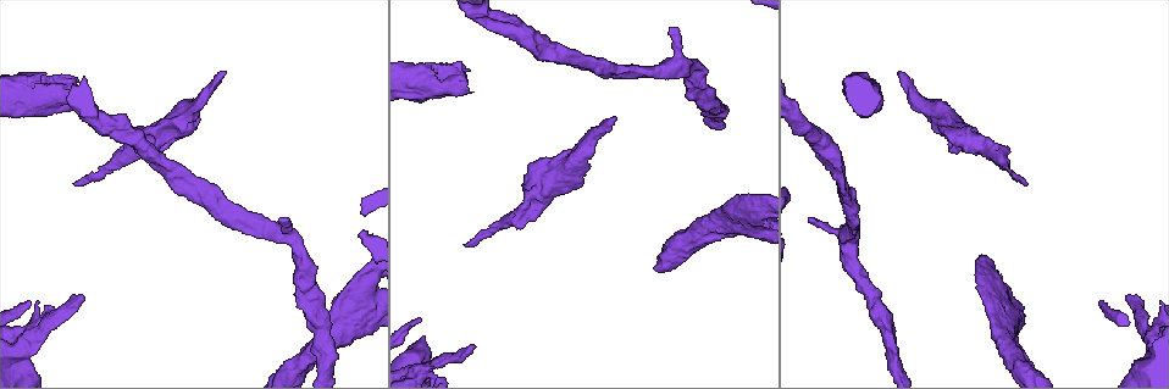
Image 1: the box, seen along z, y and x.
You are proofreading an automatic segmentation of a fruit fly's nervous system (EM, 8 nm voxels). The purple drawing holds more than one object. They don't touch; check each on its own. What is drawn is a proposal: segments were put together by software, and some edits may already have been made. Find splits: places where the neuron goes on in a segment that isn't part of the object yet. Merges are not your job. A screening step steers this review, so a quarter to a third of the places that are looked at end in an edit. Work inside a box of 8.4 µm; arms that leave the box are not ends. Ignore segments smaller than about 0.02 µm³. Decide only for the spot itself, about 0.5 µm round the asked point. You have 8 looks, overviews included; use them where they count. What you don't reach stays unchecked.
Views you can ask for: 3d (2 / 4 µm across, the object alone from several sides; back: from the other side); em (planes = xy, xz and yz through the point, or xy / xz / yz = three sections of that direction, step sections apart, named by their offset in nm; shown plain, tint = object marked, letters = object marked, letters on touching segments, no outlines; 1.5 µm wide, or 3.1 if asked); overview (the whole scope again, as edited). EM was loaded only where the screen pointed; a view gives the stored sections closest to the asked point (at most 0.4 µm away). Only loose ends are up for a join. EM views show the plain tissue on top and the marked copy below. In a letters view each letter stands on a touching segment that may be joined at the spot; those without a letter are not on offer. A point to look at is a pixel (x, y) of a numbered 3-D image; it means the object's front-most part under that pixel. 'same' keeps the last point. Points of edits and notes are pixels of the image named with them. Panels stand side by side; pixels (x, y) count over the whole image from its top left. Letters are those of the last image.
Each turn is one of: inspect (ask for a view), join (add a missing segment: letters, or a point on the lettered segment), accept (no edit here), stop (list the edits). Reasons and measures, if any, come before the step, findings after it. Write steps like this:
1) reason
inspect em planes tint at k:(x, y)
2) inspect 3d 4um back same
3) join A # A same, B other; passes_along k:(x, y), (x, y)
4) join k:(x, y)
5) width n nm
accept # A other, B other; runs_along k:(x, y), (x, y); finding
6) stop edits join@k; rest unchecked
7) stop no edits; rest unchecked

tapers out
inspect em xz step 8 tint at 1:(672, 30)

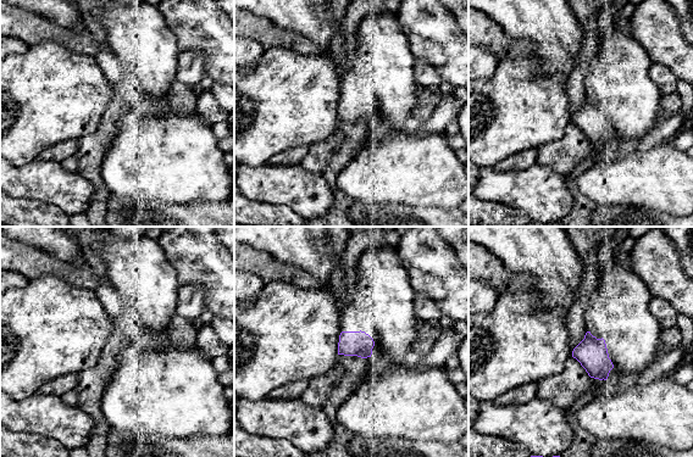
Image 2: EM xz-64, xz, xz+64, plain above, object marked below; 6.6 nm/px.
cut it another way
inspect em planes letters same

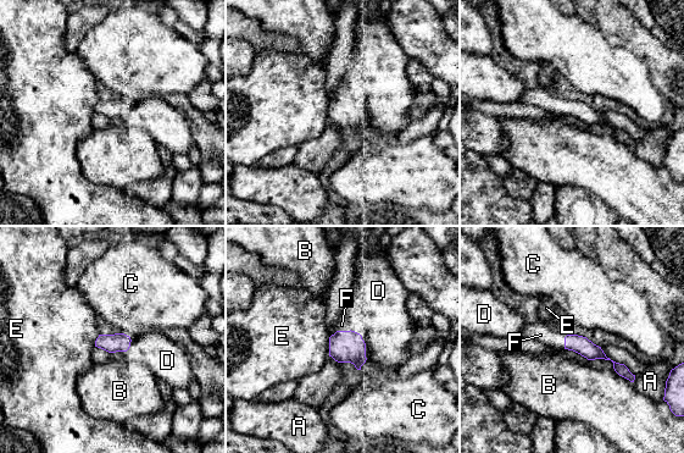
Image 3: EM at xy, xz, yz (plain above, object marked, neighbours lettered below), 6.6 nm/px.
longest_contact B 150 nm
join F # A other, B other, C other, D other, E other, F same; the neuron continues

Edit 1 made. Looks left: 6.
see it whole again
inspect overview

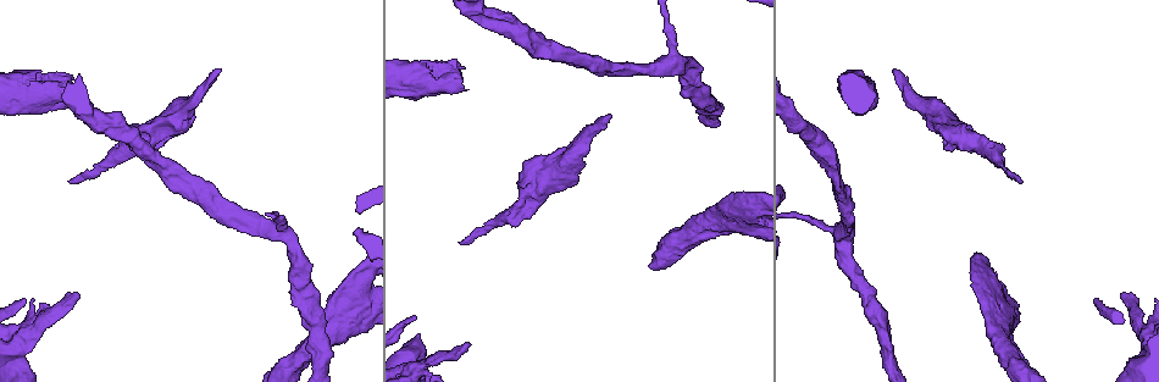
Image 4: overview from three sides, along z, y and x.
an open end
inspect 3d 2um at 4:(894, 71)

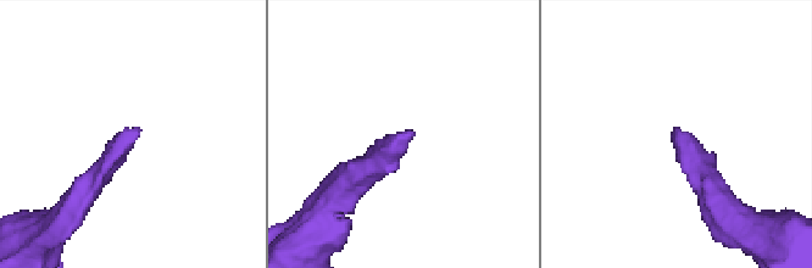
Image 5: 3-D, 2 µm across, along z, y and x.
need the tissue
inspect em xz step 8 tint at 5:(676, 128)

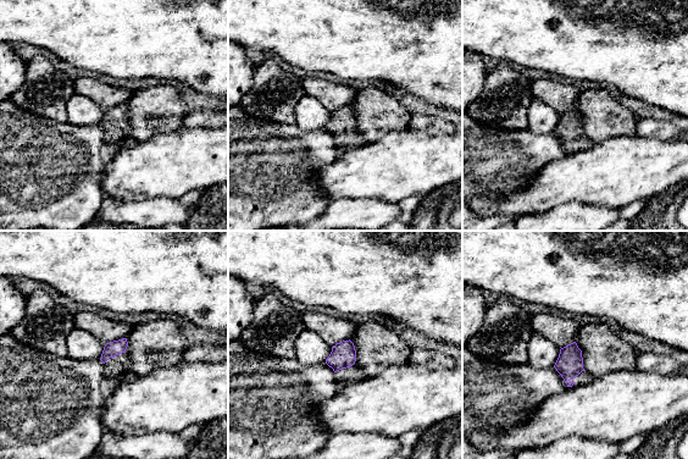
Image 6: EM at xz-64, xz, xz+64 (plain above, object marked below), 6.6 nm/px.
inspect em planes letters same

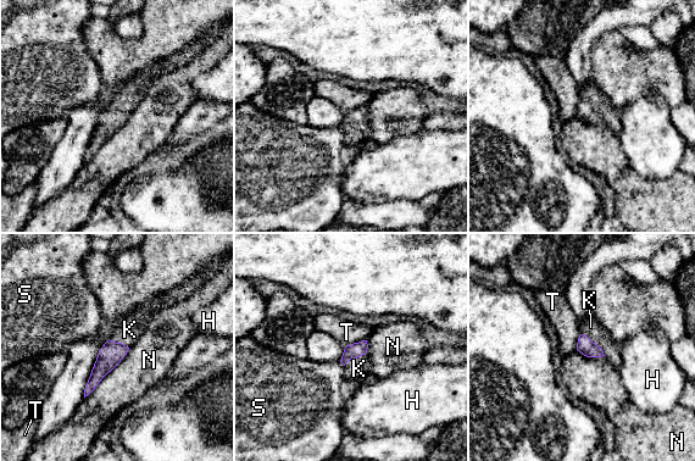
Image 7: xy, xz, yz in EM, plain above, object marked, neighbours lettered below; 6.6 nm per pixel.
join K # H other, K same, N other, S other, T other; passes_along 7:(584, 345), (594, 343), (590, 327); it goes on there

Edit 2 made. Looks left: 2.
stop edits join@3, join@7; rest unchecked

